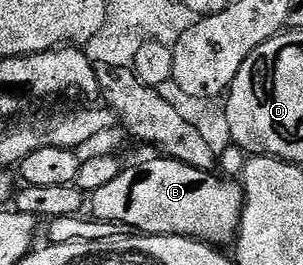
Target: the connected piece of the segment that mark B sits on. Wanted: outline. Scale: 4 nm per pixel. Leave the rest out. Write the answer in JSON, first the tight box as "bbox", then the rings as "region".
{"bbox":[88,155,244,247],"region":[[[154,155],[151,161],[143,165],[123,168],[122,173],[113,179],[112,183],[100,187],[89,198],[88,205],[94,208],[93,216],[100,221],[114,221],[118,225],[132,227],[139,234],[156,237],[197,237],[215,247],[226,247],[238,236],[238,225],[242,221],[242,207],[244,204],[244,190],[241,184],[223,179],[213,172],[197,170],[184,162],[171,157]]]}

